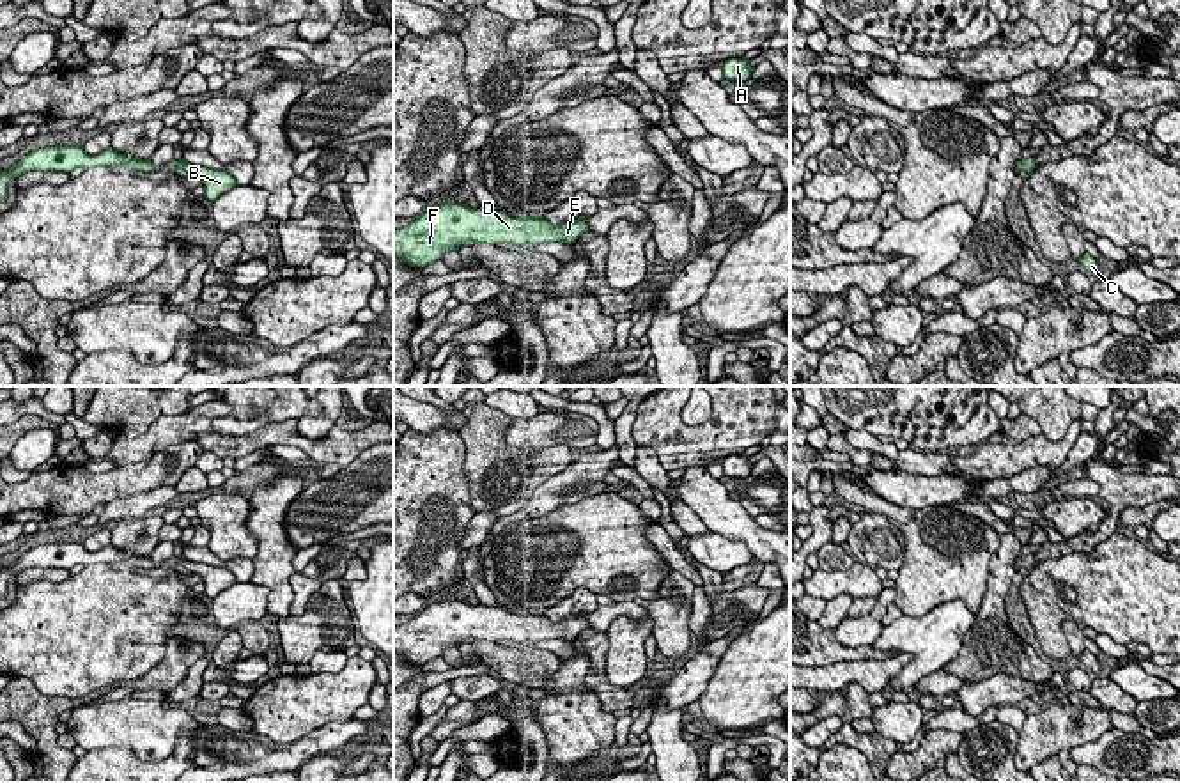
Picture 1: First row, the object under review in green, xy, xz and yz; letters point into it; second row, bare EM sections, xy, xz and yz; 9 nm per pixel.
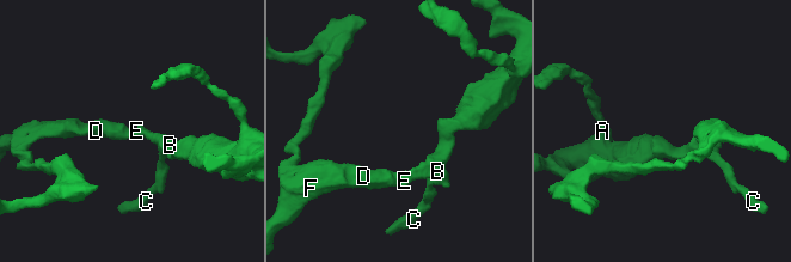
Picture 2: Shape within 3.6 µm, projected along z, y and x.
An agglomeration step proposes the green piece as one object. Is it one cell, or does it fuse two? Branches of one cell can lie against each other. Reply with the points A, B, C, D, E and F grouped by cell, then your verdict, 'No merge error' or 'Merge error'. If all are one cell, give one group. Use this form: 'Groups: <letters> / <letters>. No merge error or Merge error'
Groups: A B C D E F. No merge error

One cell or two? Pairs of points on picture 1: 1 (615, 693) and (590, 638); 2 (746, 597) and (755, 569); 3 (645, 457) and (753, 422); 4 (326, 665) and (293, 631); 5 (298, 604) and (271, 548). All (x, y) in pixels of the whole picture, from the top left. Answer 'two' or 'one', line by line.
1: one
2: two
3: two
4: two
5: two

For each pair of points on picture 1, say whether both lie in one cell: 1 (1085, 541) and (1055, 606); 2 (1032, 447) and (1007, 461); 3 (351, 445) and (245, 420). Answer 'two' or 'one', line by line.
1: two
2: one
3: two

